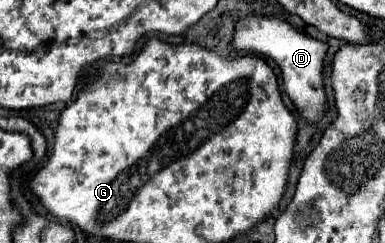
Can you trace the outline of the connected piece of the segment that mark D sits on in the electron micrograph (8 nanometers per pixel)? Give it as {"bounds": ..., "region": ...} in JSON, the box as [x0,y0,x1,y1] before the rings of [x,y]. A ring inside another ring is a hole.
{"bounds":[233,16,327,122],"region":[[[249,16],[237,24],[235,36],[233,36],[233,48],[237,50],[251,50],[261,56],[273,58],[283,74],[283,88],[287,96],[293,100],[293,104],[299,108],[305,120],[313,122],[325,112],[325,90],[323,90],[323,56],[327,52],[327,44],[313,40],[305,36],[303,32],[295,30],[287,22],[279,18],[267,18],[267,16]]]}

